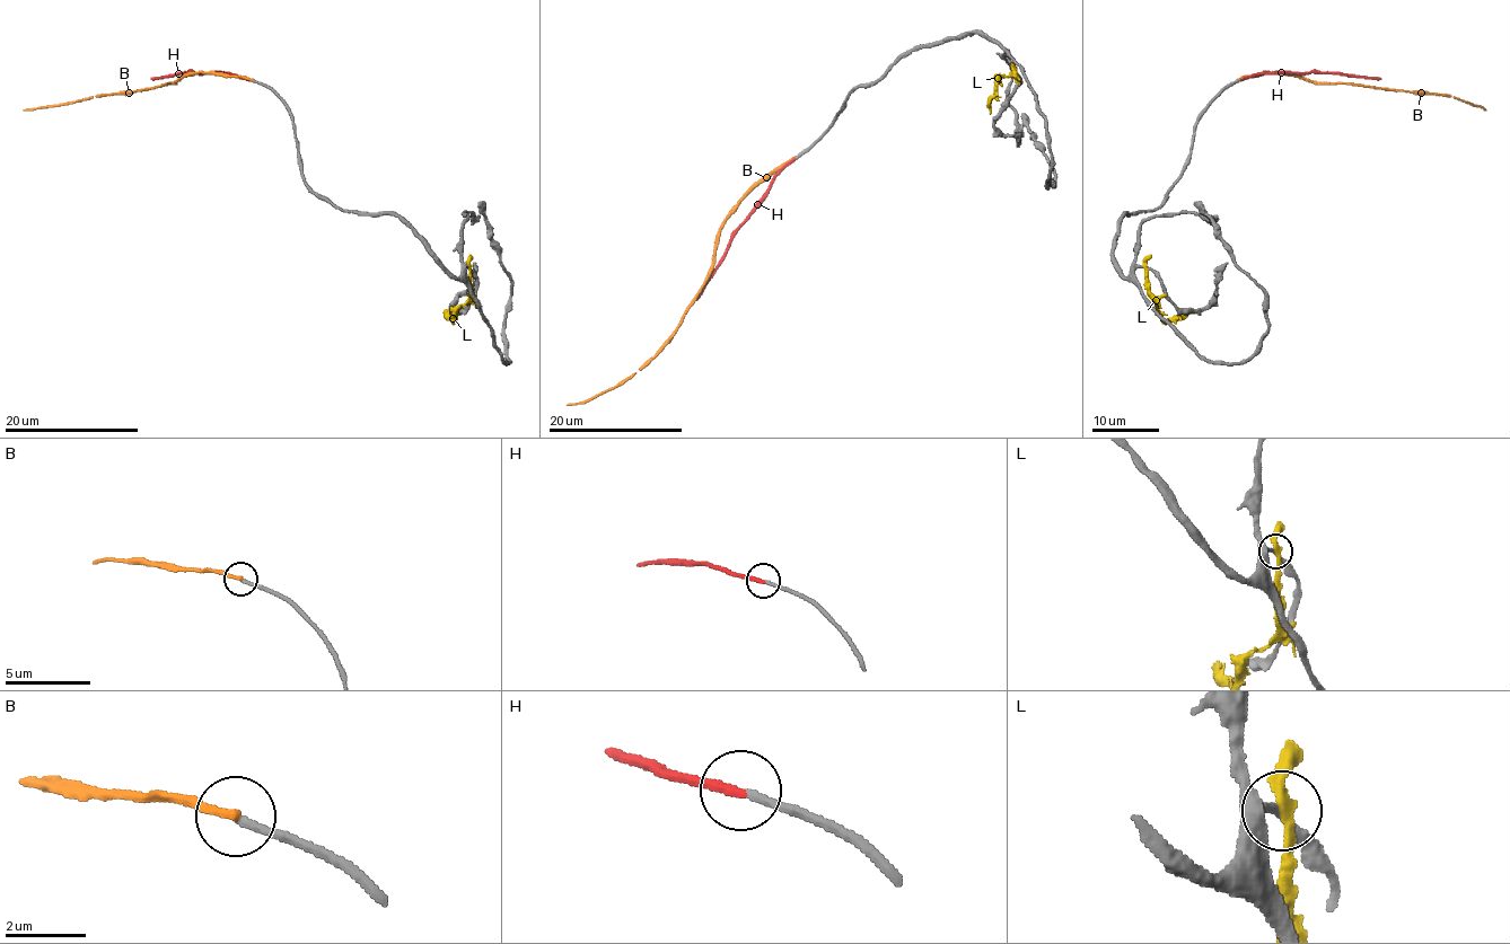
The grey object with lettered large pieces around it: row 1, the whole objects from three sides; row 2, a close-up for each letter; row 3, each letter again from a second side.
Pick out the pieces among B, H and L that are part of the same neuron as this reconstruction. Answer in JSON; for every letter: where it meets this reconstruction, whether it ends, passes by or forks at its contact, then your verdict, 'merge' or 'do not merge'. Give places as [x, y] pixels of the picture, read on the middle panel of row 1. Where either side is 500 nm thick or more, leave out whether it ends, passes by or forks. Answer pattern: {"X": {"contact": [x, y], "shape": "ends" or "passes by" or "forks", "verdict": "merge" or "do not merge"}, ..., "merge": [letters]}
{"B": {"contact": [795, 157], "shape": "ends", "verdict": "do not merge"}, "H": {"contact": [795, 158], "shape": "ends", "verdict": "merge"}, "L": {"contact": [1011, 64], "shape": "passes by", "verdict": "do not merge"}, "merge": ["H"]}

